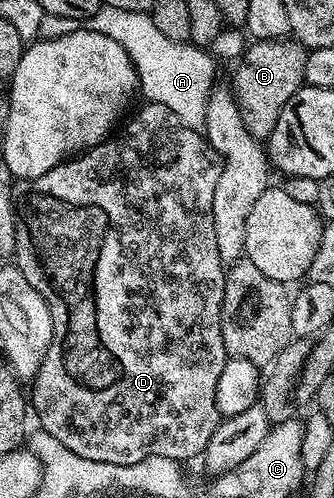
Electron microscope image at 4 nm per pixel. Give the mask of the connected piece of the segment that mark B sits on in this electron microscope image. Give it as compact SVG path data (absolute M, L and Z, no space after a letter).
M260 39L251 42L237 60L232 94L244 121L244 129L259 141L269 140L276 121L288 101L304 85L306 51L297 41Z

